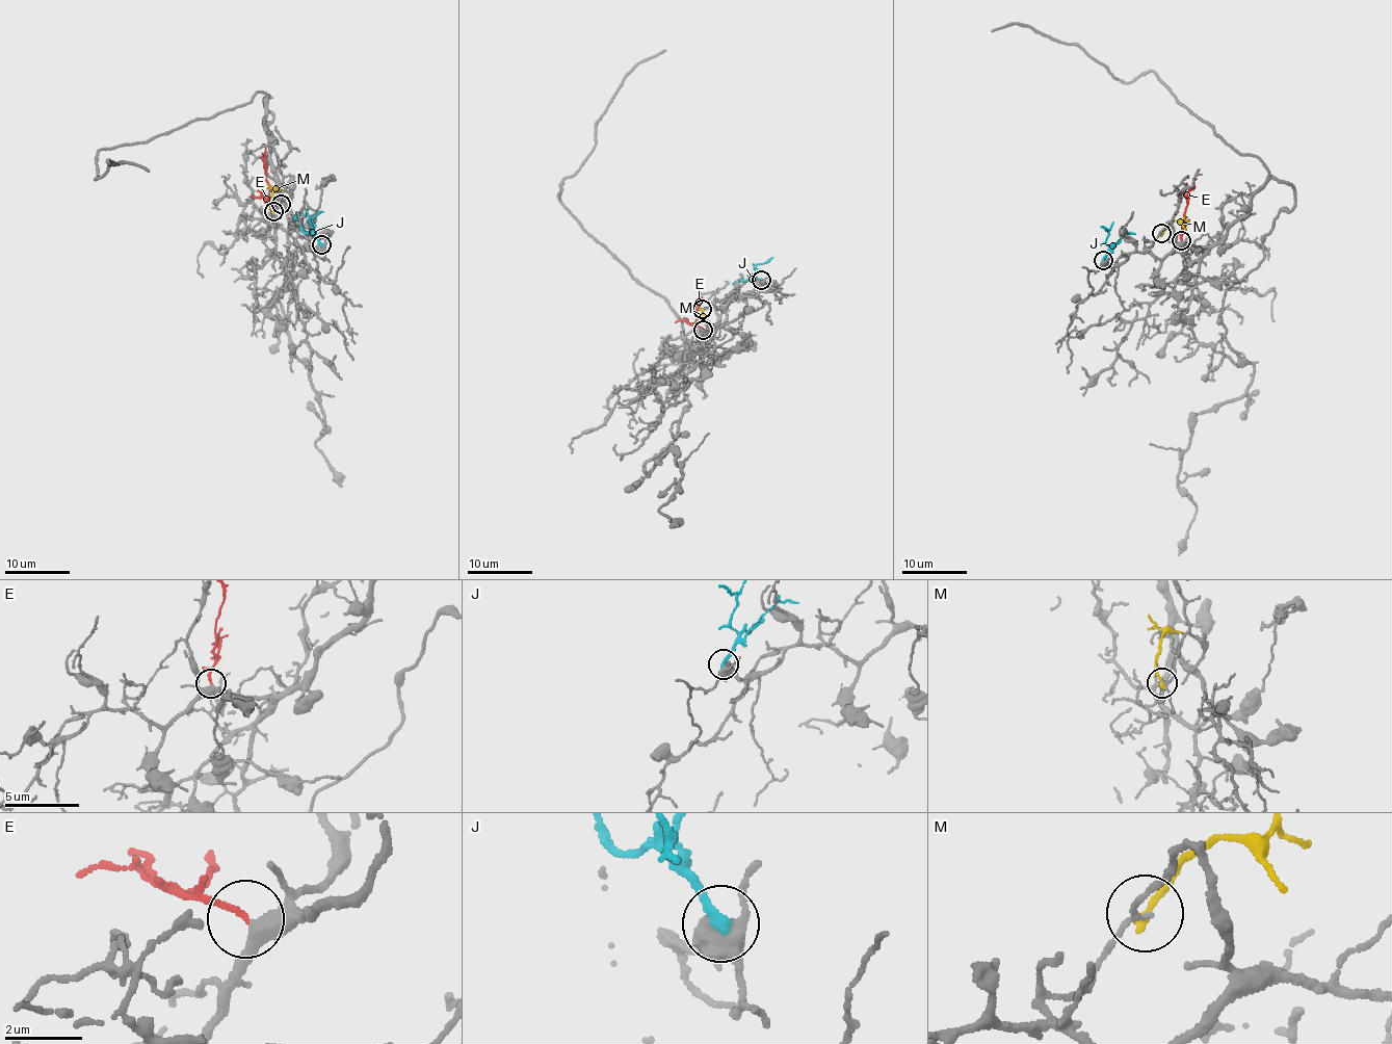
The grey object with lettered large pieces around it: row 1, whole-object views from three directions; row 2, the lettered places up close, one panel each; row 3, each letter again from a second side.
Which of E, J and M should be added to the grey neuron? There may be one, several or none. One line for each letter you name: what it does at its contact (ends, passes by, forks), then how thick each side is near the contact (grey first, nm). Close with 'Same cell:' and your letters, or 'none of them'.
E: it ends | 360/130 nm
Same cell: E

